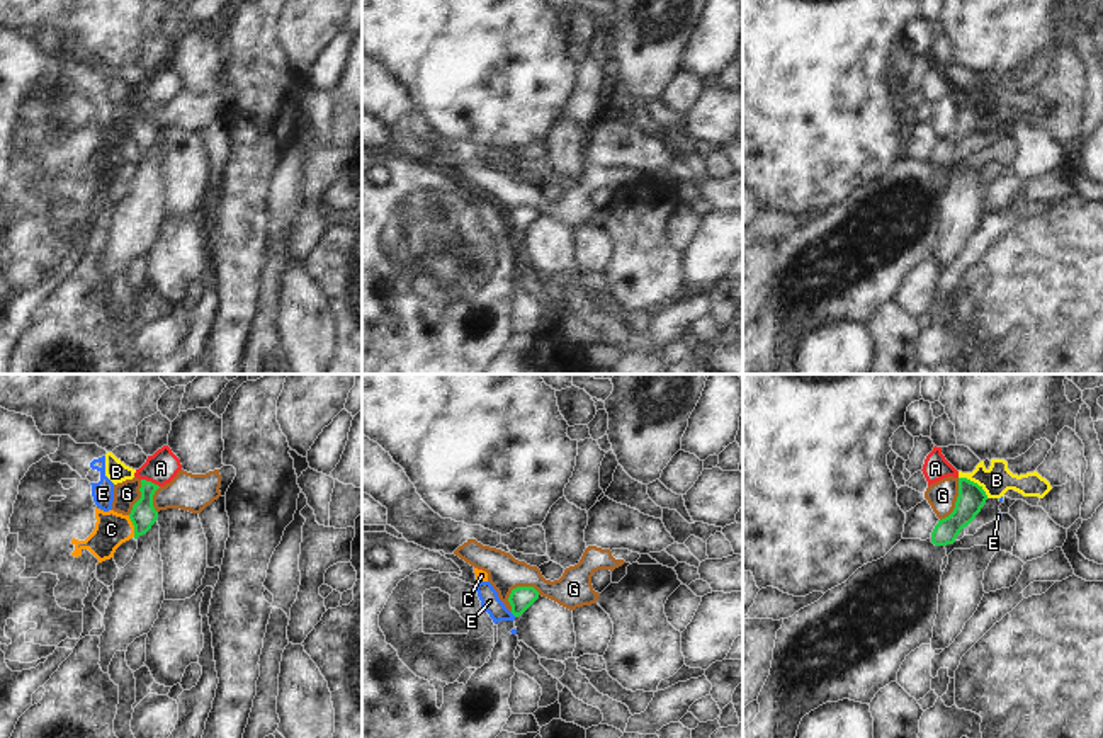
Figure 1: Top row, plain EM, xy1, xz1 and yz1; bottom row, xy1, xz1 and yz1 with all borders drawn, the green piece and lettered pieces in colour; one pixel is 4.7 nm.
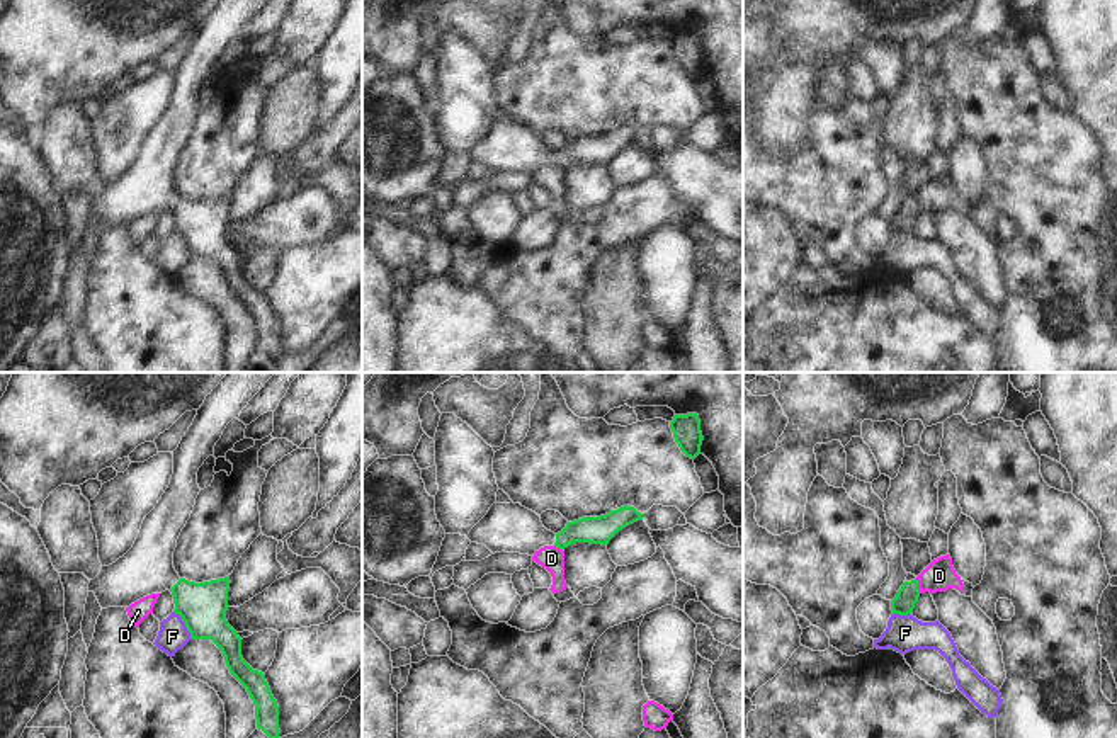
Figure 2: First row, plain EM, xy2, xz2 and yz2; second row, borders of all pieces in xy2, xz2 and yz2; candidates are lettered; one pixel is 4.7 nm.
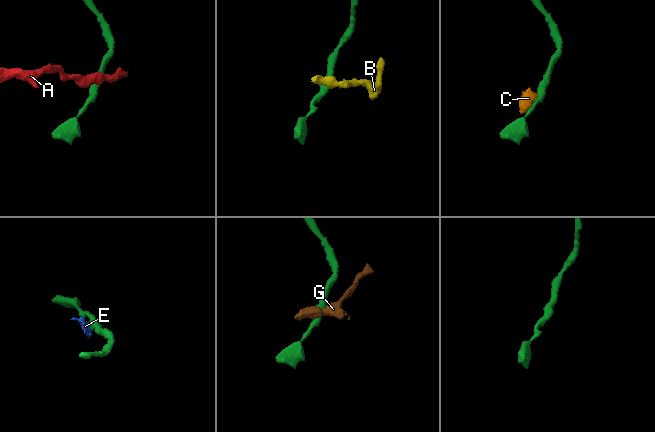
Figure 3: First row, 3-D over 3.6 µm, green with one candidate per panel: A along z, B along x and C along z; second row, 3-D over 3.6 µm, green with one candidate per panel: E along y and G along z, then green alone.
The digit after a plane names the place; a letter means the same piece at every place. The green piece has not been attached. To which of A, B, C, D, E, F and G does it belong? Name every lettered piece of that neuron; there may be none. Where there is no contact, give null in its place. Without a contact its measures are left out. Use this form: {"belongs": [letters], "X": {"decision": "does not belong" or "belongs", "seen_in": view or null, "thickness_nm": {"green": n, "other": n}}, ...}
{"belongs": [], "A": {"decision": "does not belong", "seen_in": "xy1", "thickness_nm": {"green": 120, "other": 150}}, "B": {"decision": "does not belong", "seen_in": "yz1", "thickness_nm": {"green": 130, "other": 140}}, "C": {"decision": "does not belong", "seen_in": "xy1", "thickness_nm": {"green": 120, "other": 160}}, "D": {"decision": "does not belong", "seen_in": "yz2", "thickness_nm": {"green": 110, "other": 150}}, "E": {"decision": "does not belong", "seen_in": "xz1", "thickness_nm": {"green": 110, "other": 90}}, "F": {"decision": "does not belong", "seen_in": "xy2", "thickness_nm": {"green": 220, "other": 140}}, "G": {"decision": "does not belong", "seen_in": "xz1", "thickness_nm": {"green": 110, "other": 160}}}

